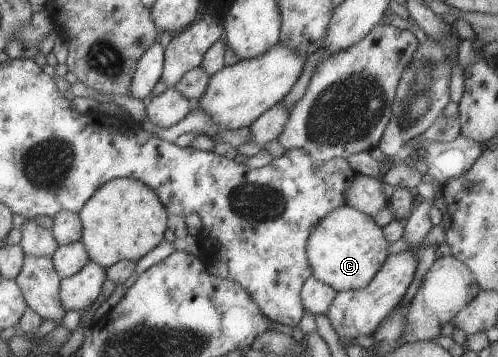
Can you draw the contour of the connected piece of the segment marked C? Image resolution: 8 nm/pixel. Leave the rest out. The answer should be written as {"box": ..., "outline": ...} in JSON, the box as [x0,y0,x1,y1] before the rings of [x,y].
{"box":[305,204,388,292],"outline":[[[345,204],[319,220],[307,238],[305,249],[312,276],[338,292],[366,286],[386,260],[388,245],[371,216]]]}

